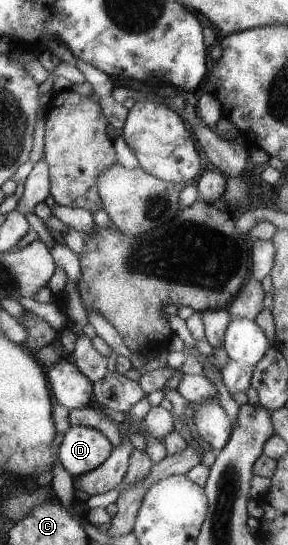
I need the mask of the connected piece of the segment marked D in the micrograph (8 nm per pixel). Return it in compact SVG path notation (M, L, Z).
M69 426L61 435L59 461L73 478L101 465L113 444L97 428Z

